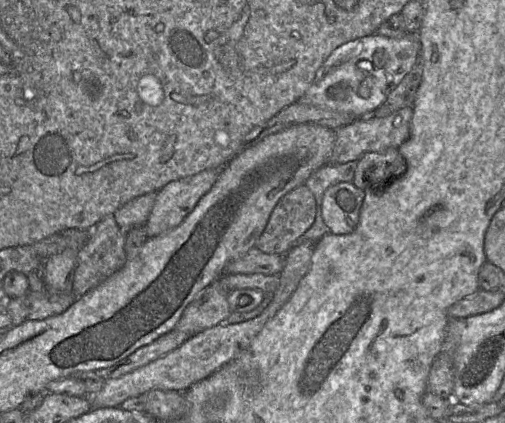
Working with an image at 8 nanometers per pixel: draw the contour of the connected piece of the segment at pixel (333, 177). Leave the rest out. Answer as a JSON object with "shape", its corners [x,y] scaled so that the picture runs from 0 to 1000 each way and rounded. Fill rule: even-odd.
{"shape":[[[693,381],[679,388],[650,385],[620,409],[600,437],[604,437],[622,461],[632,499],[642,454],[653,440],[675,430],[697,430],[707,381]]]}

